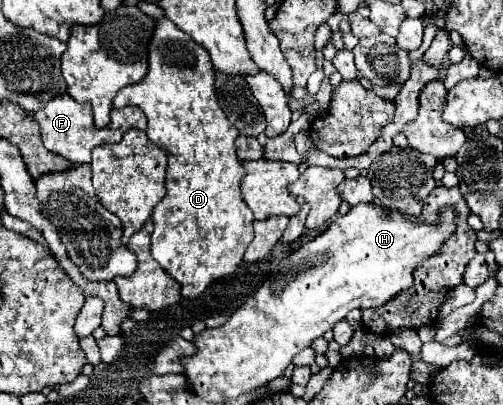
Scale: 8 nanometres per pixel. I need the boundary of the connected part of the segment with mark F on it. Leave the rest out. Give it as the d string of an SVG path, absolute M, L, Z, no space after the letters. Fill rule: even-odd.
M63 94L63 96L53 98L43 110L37 111L35 120L41 126L41 136L43 136L45 148L49 152L53 152L53 154L59 154L59 156L71 160L73 164L89 164L91 162L91 150L95 146L119 142L129 128L139 128L139 130L145 130L147 128L145 114L137 106L129 106L125 110L113 110L113 116L111 116L109 126L99 130L93 124L93 112L91 112L89 102L79 104L69 94Z

